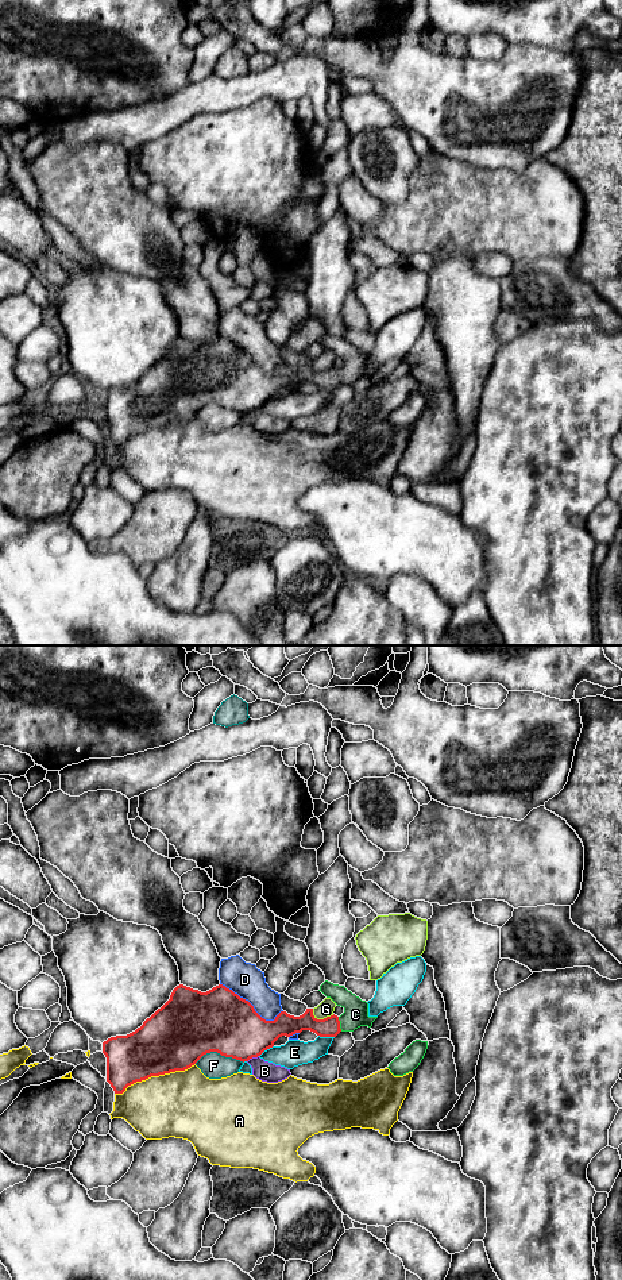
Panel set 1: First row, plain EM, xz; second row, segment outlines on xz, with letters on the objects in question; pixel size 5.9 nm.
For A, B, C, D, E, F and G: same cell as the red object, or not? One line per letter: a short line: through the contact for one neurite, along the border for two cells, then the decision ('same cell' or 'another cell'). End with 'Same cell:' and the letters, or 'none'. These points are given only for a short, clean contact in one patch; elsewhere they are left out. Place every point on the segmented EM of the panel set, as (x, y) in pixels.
A: another cell
B: another cell
C: line xz (329, 1026), (339, 1024), (347, 1022), (355, 1014); same cell
D: another cell
E: another cell
F: another cell
G: line xz (312, 1009), (317, 1018), (333, 1014); another cell
Same cell: C

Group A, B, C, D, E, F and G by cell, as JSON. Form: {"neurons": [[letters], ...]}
{"neurons": [["A"], ["B"], ["C"], ["D"], ["E"], ["F"], ["G"]]}

